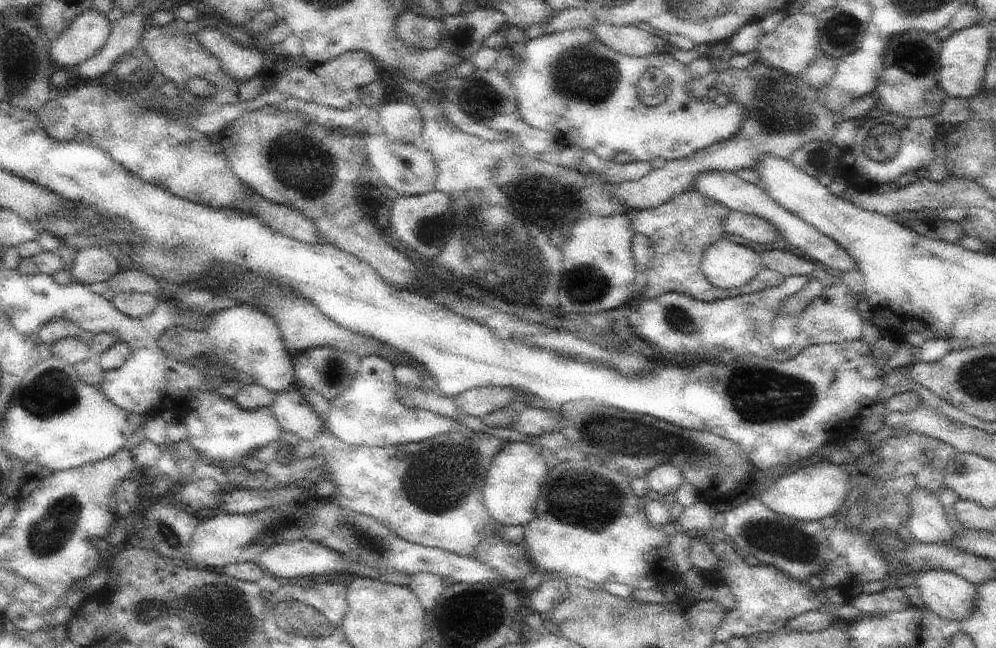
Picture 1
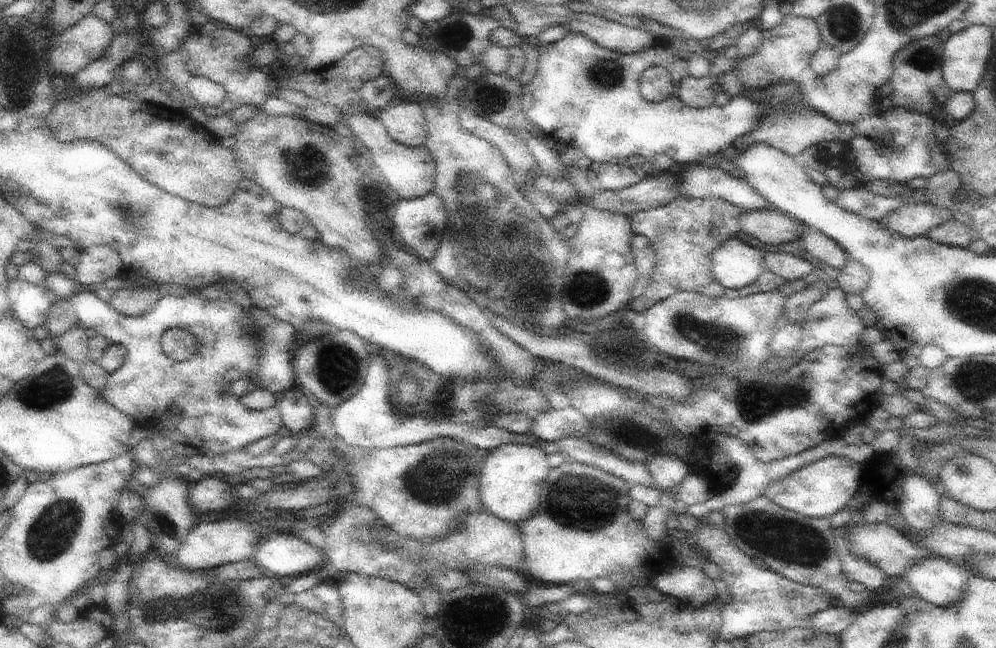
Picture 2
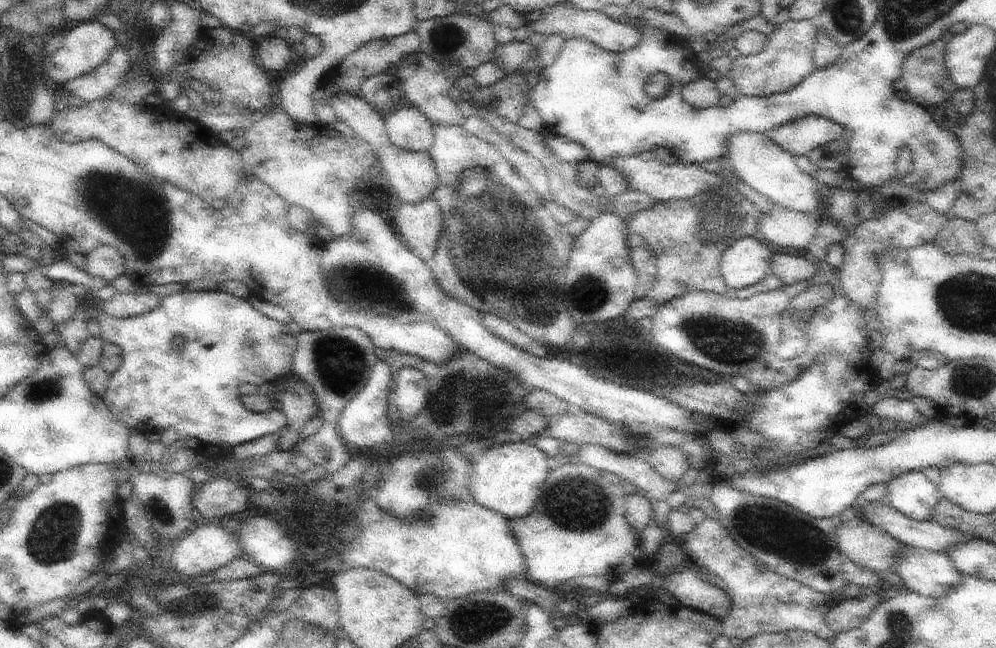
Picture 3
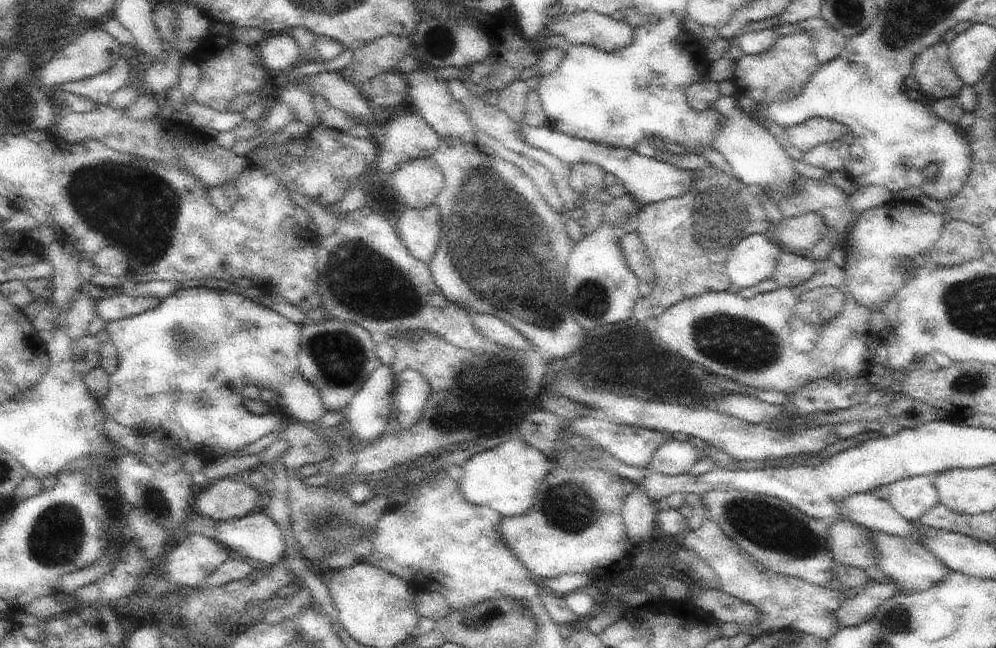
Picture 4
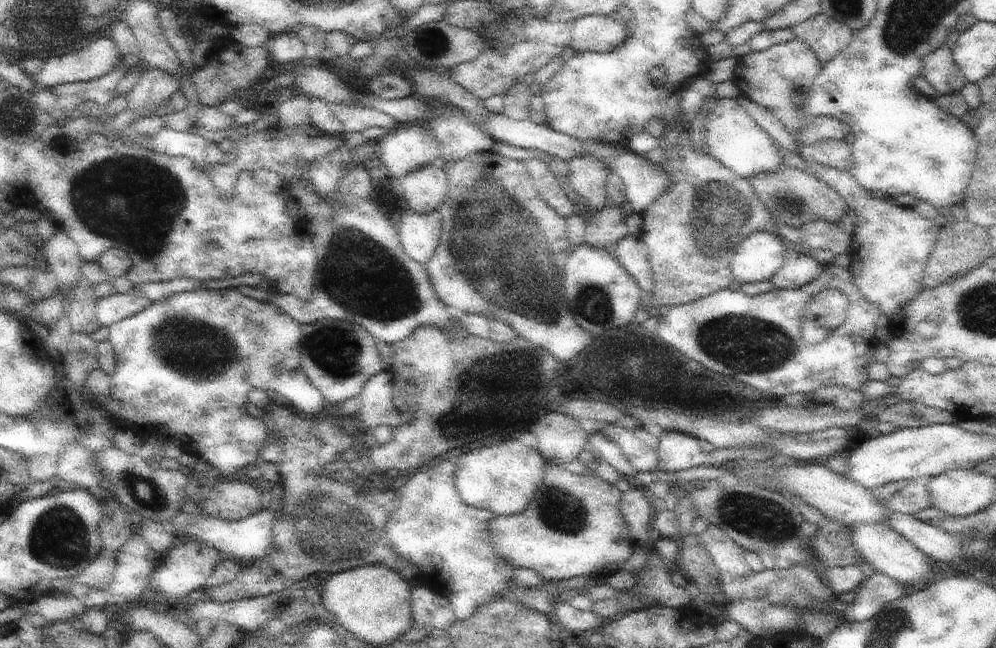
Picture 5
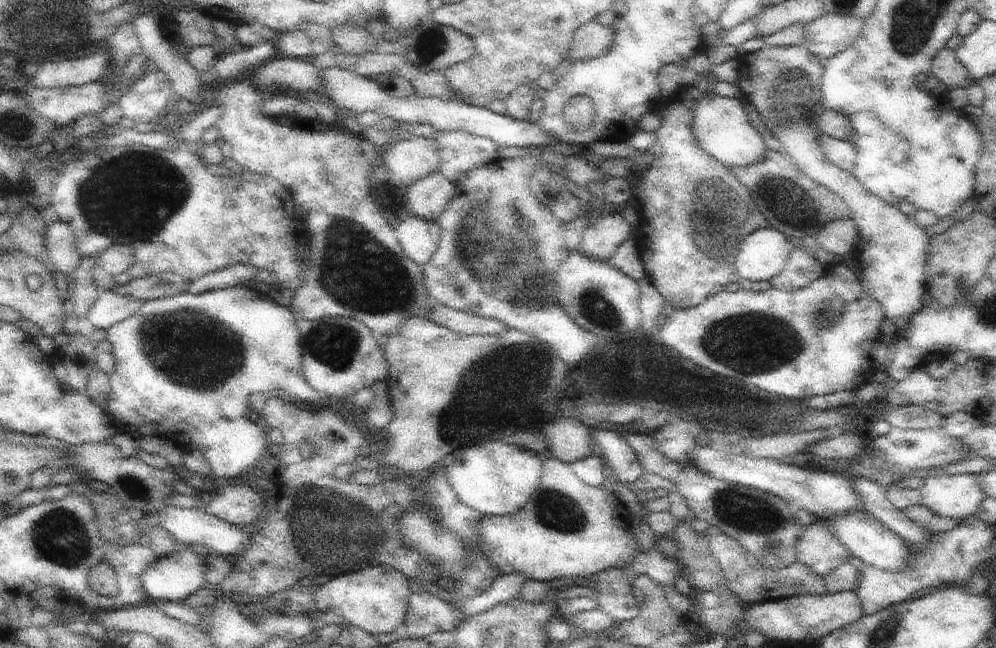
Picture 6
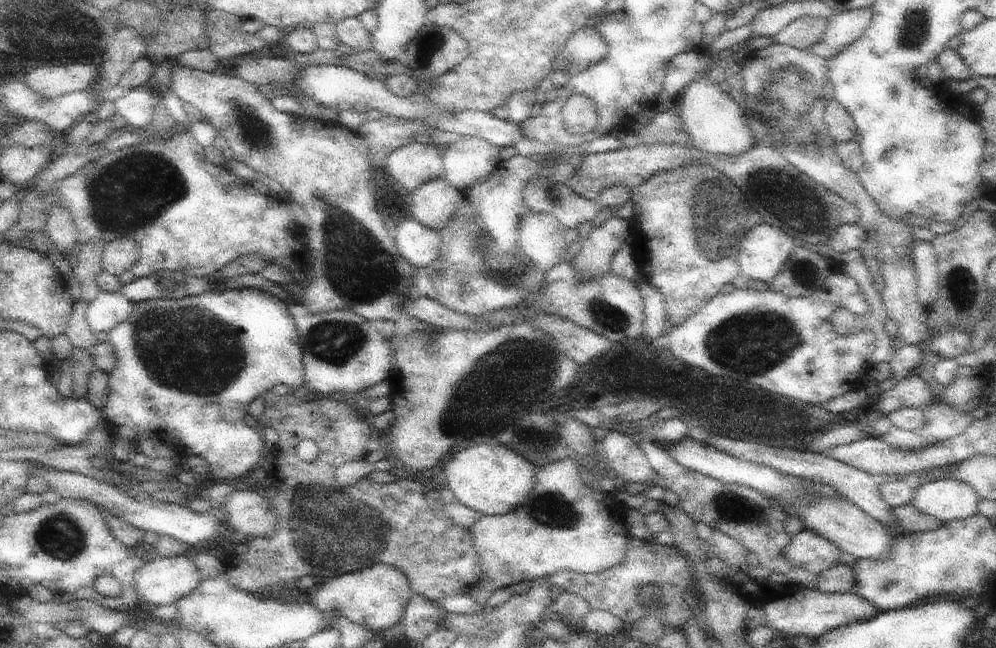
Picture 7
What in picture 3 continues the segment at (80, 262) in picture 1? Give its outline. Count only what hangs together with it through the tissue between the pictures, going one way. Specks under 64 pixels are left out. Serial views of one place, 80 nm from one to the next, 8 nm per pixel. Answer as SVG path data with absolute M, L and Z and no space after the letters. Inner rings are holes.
M110 245L97 246L87 254L86 273L113 281L125 274L125 258L123 254Z

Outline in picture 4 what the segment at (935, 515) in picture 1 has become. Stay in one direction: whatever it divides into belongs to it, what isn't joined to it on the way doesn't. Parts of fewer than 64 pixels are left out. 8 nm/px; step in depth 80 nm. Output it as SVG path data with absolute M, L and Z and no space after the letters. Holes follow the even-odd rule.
M918 475L896 481L889 486L889 501L898 514L911 521L918 521L935 504L938 493L934 484L937 475Z

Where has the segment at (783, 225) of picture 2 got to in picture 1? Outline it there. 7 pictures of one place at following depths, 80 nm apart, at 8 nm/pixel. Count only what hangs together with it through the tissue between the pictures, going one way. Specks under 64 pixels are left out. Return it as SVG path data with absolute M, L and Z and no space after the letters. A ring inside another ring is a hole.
M731 210L725 227L730 234L738 234L762 244L785 240L782 231L775 224L768 219L747 212Z

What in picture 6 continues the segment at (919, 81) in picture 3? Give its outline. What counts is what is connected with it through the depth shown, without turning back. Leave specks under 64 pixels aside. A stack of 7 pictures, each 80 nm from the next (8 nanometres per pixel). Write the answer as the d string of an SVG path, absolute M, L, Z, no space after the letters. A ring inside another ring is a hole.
M944 47L933 58L931 72L939 78L946 86L952 88L968 88L975 80L959 61L955 51Z

